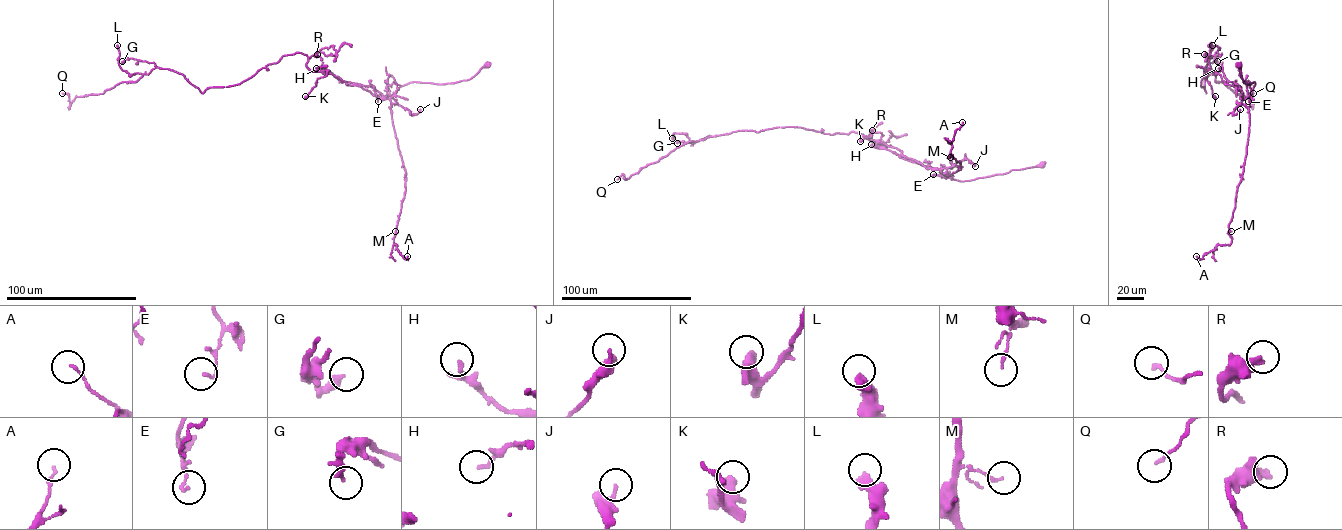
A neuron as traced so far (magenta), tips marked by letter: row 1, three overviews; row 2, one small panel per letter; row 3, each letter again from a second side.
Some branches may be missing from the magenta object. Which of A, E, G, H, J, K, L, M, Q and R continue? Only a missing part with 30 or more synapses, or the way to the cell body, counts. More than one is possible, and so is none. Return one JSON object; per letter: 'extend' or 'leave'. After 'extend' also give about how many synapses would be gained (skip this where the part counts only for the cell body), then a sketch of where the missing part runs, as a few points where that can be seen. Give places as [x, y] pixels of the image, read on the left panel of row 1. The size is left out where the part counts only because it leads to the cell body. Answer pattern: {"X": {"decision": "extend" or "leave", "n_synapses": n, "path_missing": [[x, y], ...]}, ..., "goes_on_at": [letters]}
{"A": {"decision": "leave"}, "E": {"decision": "leave"}, "G": {"decision": "leave"}, "H": {"decision": "leave"}, "J": {"decision": "leave"}, "K": {"decision": "leave"}, "L": {"decision": "leave"}, "M": {"decision": "leave"}, "Q": {"decision": "leave"}, "R": {"decision": "leave"}, "goes_on_at": []}

